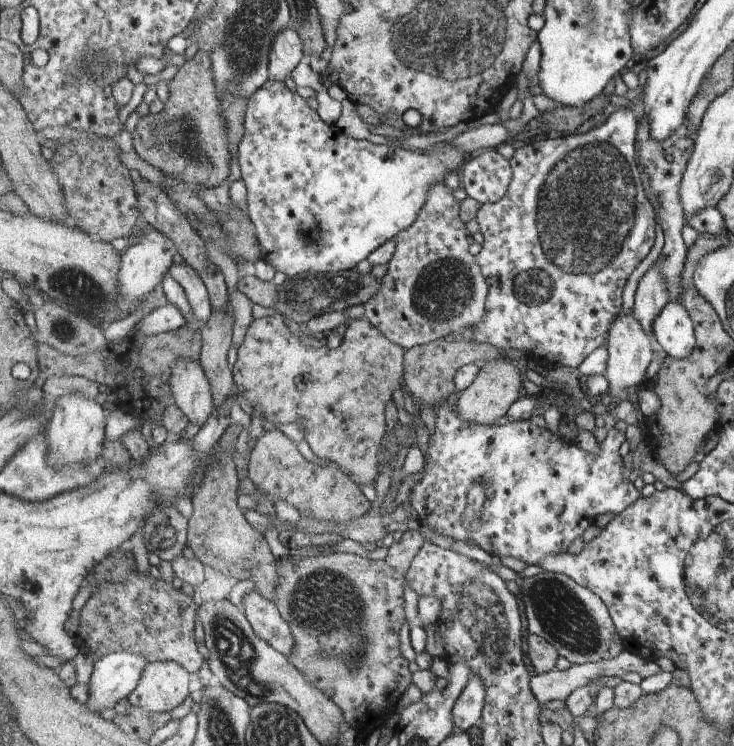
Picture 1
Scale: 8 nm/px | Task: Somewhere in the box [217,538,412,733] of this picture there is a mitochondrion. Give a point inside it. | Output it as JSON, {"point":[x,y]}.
{"point":[328,599]}

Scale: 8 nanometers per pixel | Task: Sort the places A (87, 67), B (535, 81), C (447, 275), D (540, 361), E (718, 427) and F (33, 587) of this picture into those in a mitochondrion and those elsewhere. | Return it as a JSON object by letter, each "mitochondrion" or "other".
{"A":"mitochondrion","B":"other","C":"mitochondrion","D":"other","E":"other","F":"other"}

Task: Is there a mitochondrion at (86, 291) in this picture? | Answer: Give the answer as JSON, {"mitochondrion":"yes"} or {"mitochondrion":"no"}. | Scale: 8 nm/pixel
{"mitochondrion":"yes"}

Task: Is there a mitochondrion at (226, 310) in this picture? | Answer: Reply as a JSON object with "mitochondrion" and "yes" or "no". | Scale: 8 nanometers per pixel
{"mitochondrion":"no"}

